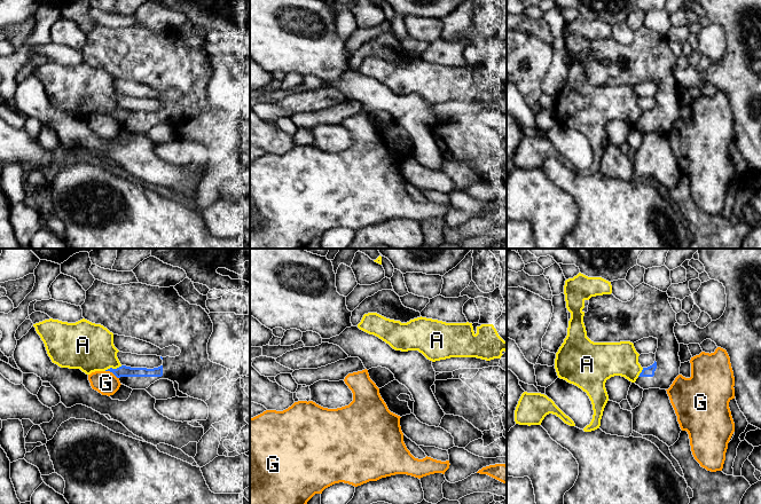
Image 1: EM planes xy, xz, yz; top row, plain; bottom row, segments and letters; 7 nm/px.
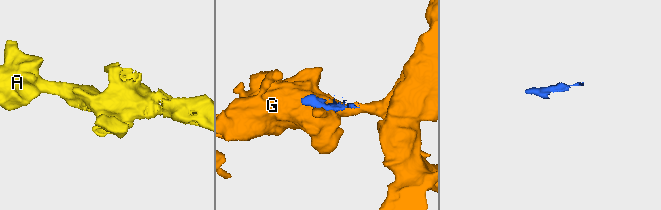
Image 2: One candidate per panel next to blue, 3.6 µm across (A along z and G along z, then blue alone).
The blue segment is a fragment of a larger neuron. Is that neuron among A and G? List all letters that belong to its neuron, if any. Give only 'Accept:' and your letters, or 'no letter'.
Accept: no letter

